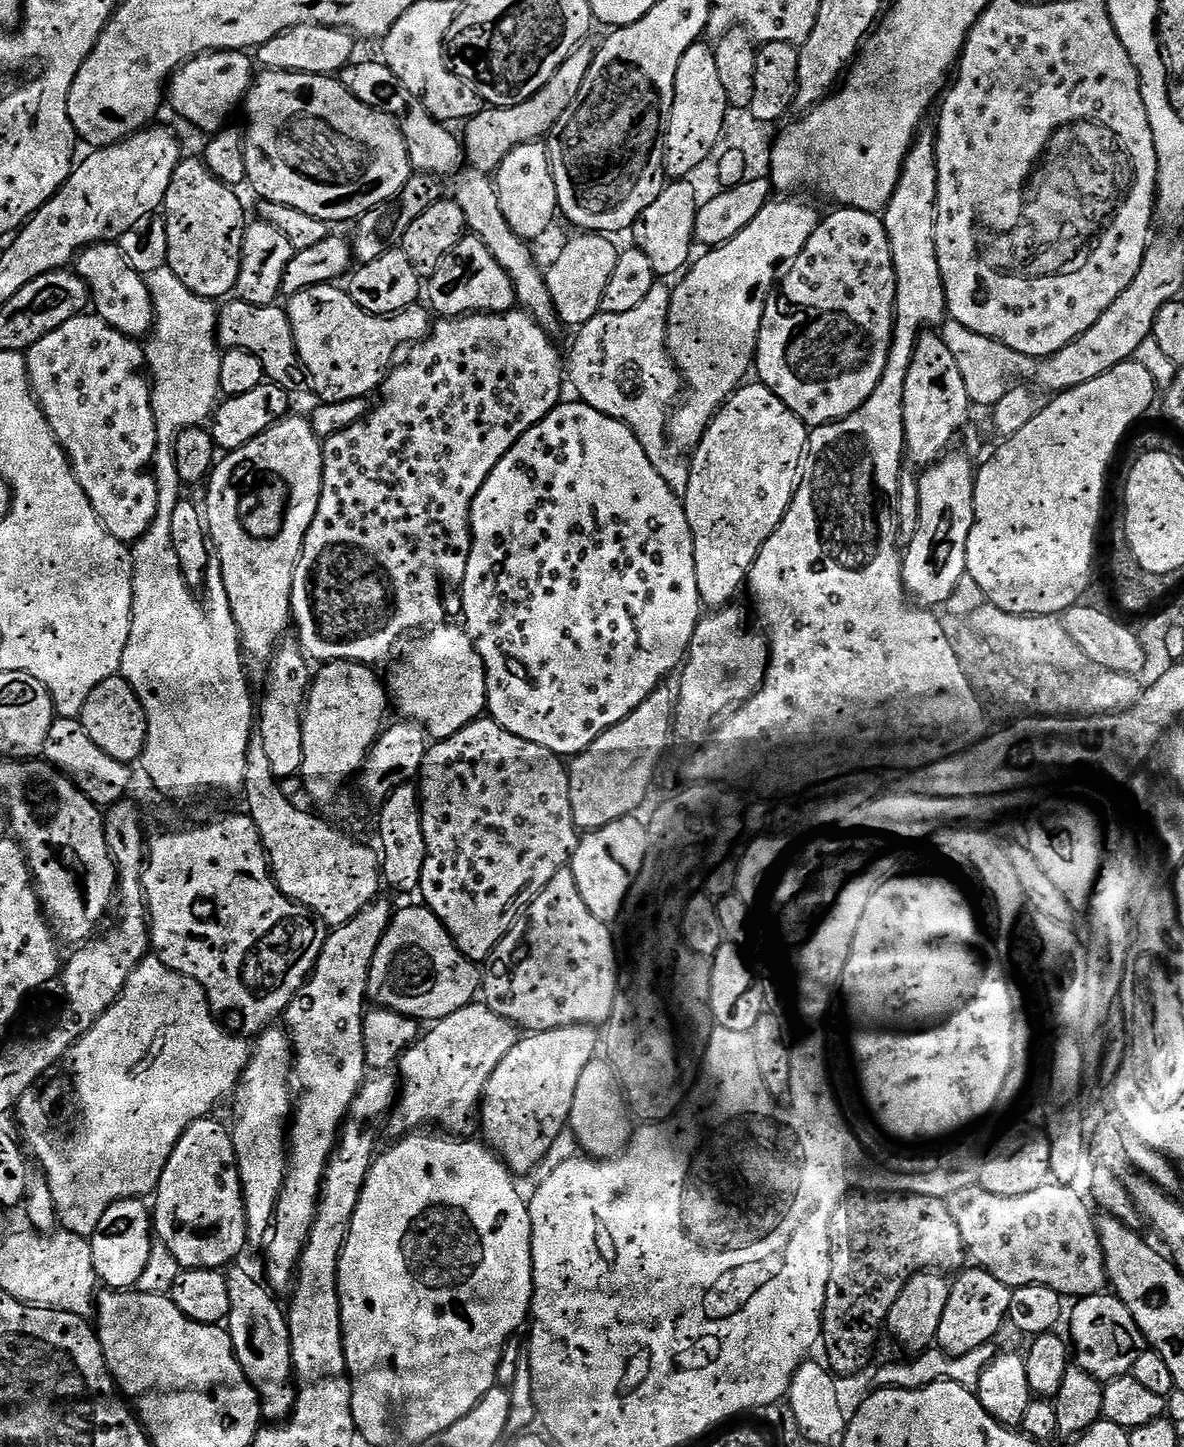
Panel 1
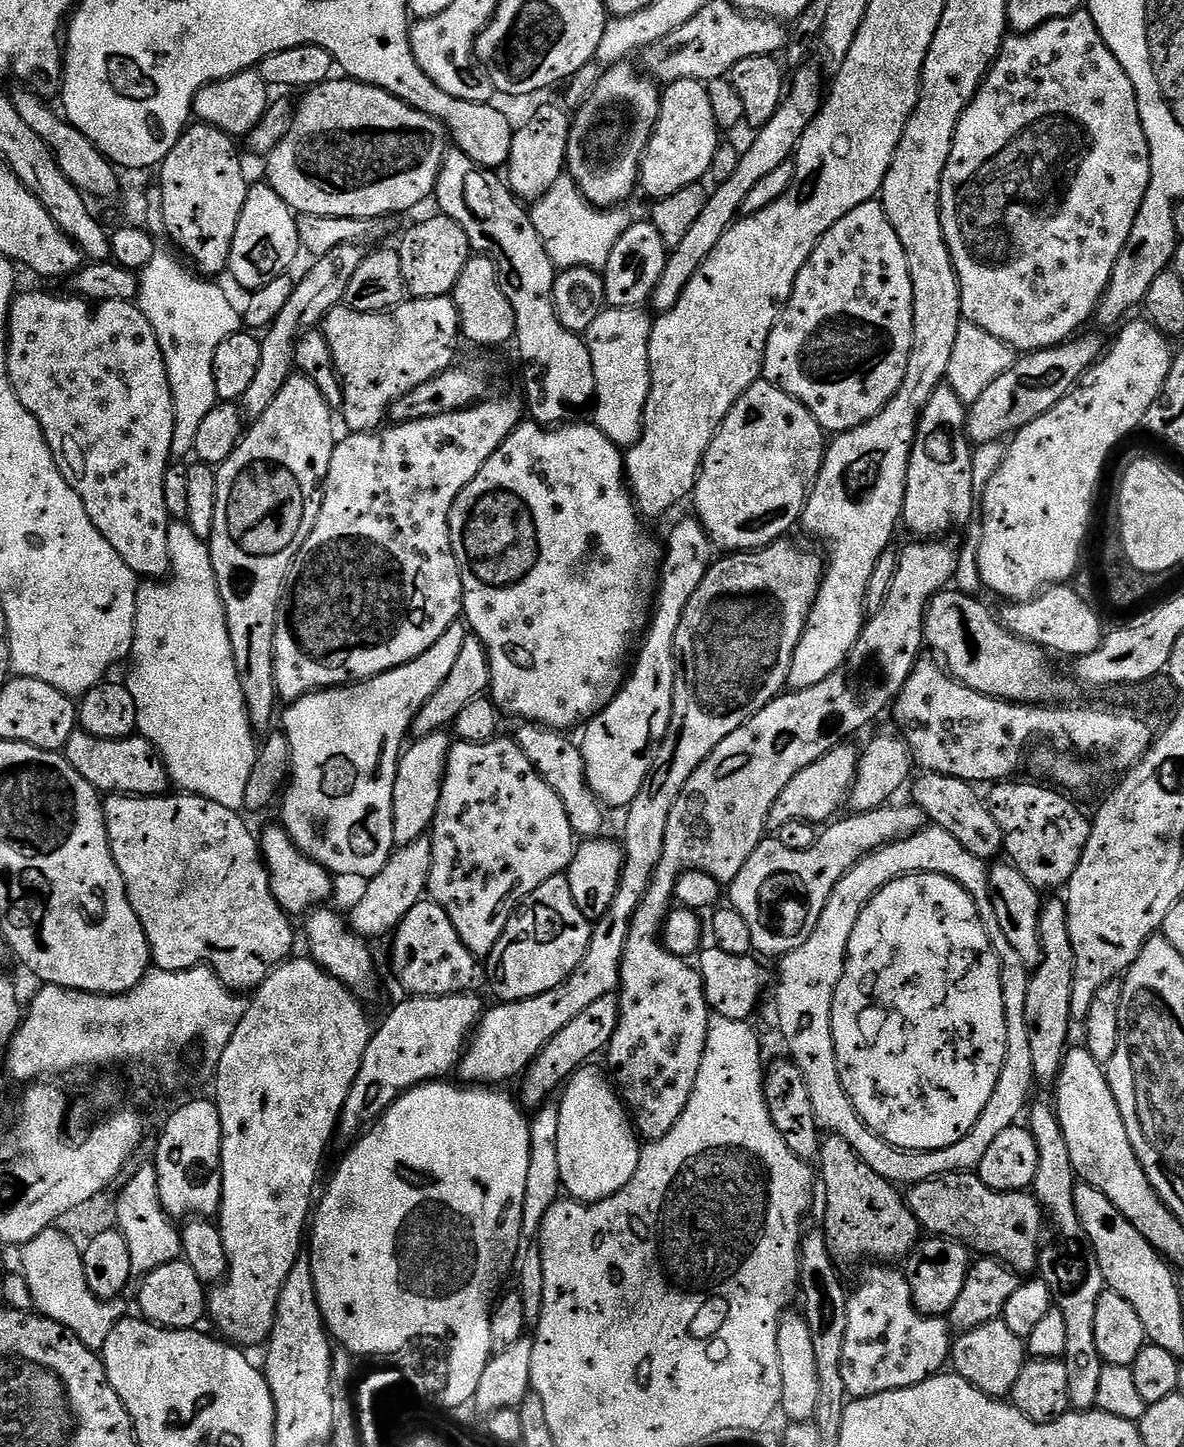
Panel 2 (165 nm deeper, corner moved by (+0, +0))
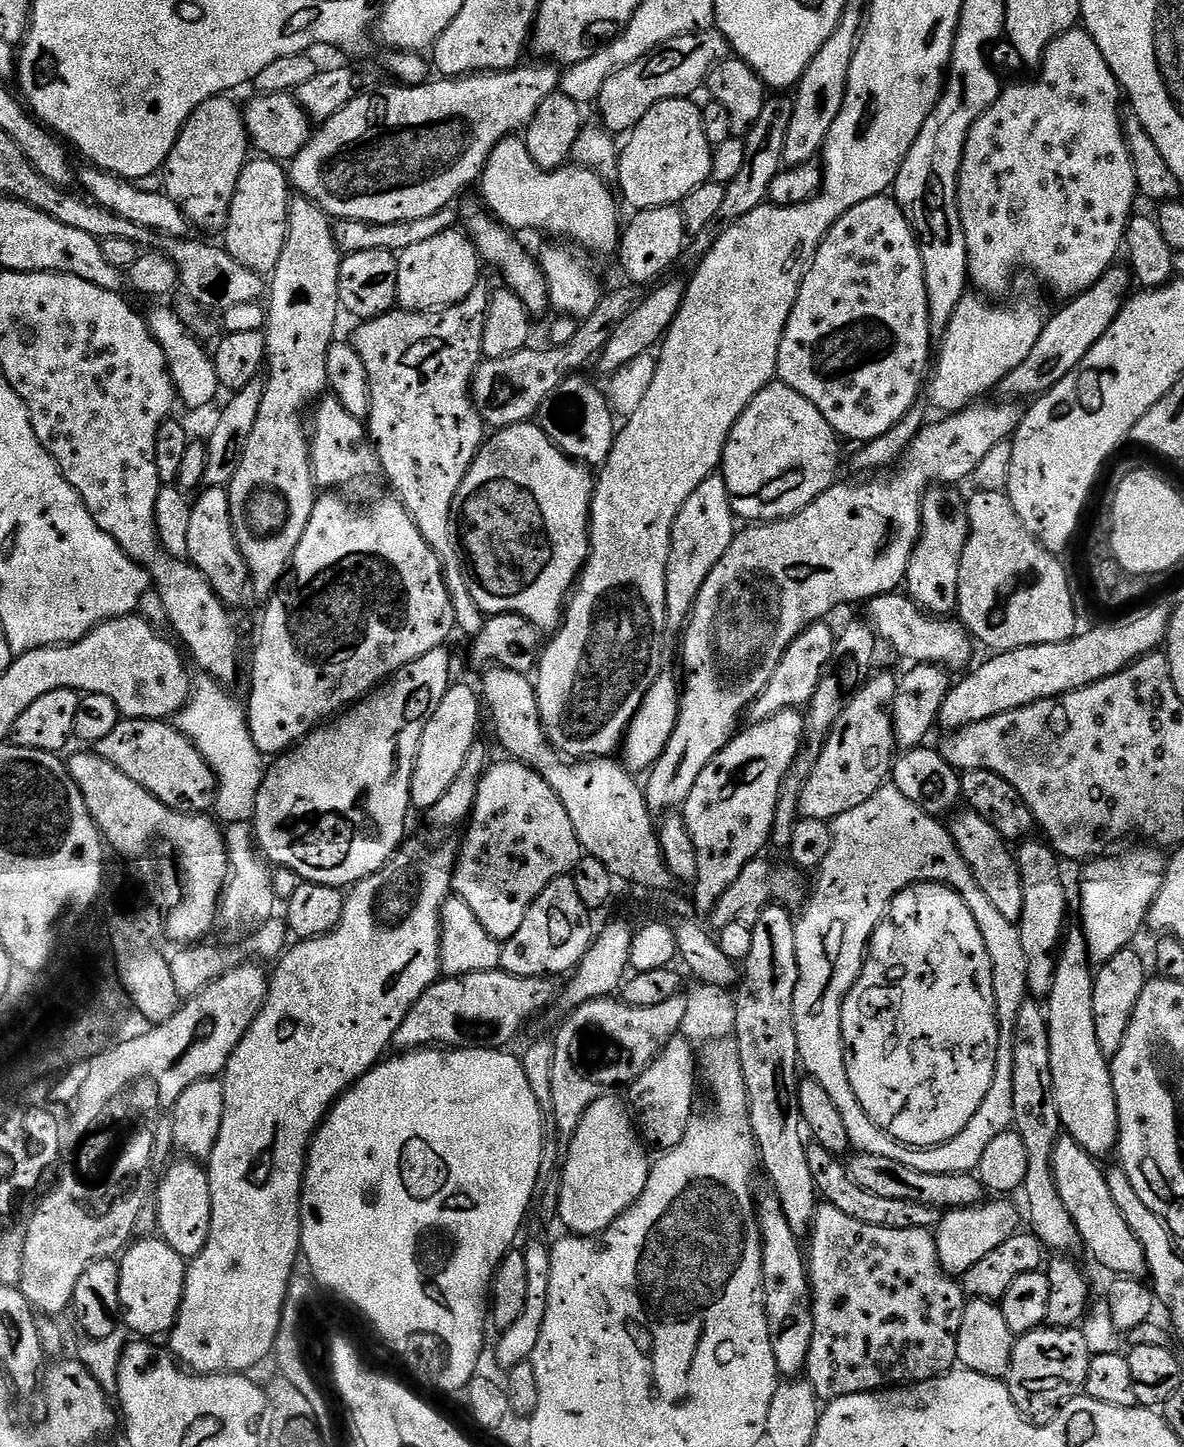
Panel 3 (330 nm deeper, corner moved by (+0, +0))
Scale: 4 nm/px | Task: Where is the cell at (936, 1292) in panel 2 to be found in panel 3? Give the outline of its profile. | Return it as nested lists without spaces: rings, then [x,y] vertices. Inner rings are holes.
[[[992,1198],[970,1208],[954,1208],[941,1215],[939,1224],[934,1229],[936,1249],[940,1264],[953,1278],[963,1277],[970,1266],[982,1262],[986,1254],[990,1254],[1006,1242],[1006,1238],[1017,1235],[1022,1224],[1022,1216],[1016,1213],[1016,1208],[1008,1198]]]

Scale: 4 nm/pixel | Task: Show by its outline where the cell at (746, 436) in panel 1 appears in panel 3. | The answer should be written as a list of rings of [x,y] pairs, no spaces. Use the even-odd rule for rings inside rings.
[[[768,384],[756,395],[754,402],[746,406],[738,422],[734,422],[724,447],[722,475],[732,496],[733,513],[744,522],[785,520],[798,514],[831,488],[837,479],[836,471],[840,468],[839,443],[841,441],[830,422],[818,414],[818,406],[814,406],[814,402],[806,402],[798,390],[790,390],[790,386],[785,384]]]

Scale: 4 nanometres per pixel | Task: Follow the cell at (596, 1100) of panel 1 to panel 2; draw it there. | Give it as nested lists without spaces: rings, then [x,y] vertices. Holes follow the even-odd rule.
[[[595,1064],[584,1065],[569,1077],[563,1089],[562,1100],[558,1102],[558,1170],[563,1191],[571,1199],[581,1204],[597,1204],[599,1200],[610,1198],[634,1178],[634,1170],[638,1170],[640,1161],[641,1137],[635,1130],[631,1115],[620,1099],[615,1085],[609,1075]]]

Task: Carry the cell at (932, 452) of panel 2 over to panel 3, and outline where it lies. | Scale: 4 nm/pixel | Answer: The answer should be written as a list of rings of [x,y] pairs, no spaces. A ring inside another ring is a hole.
[[[936,486],[924,497],[920,540],[912,552],[908,573],[904,575],[907,595],[921,610],[941,618],[948,618],[957,611],[958,566],[970,530],[968,502],[952,486]]]

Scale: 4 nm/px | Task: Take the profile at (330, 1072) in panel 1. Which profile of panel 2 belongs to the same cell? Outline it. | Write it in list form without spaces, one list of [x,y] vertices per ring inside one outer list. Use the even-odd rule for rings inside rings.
[[[427,835],[419,836],[414,842],[401,844],[392,853],[392,857],[382,866],[377,876],[371,877],[360,896],[360,901],[352,908],[350,927],[357,936],[373,938],[387,937],[398,927],[402,918],[417,904],[425,899],[428,891],[428,875],[432,861],[432,842]]]

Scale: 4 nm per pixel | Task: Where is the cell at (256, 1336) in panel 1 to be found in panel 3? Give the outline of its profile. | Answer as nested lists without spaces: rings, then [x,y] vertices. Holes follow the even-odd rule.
[[[180,1158],[163,1169],[164,1177],[159,1177],[154,1188],[154,1207],[159,1239],[168,1243],[177,1254],[191,1258],[200,1253],[210,1238],[210,1182],[208,1173],[197,1161]]]

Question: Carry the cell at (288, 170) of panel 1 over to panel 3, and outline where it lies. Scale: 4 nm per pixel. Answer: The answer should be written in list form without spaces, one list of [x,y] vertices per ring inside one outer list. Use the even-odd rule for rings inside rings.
[[[540,62],[537,68],[524,67],[517,66],[511,68],[508,72],[486,72],[470,76],[457,76],[455,78],[436,78],[436,81],[433,79],[431,82],[423,84],[395,86],[396,88],[388,88],[385,92],[372,90],[363,96],[354,98],[354,102],[350,102],[350,106],[345,106],[343,110],[338,110],[338,114],[334,114],[334,118],[330,118],[325,124],[319,125],[308,140],[308,145],[291,160],[291,187],[299,195],[306,197],[307,200],[323,208],[329,217],[336,220],[361,220],[371,224],[401,224],[407,220],[430,218],[430,214],[449,207],[453,203],[452,199],[463,188],[468,188],[471,184],[473,187],[479,181],[481,174],[484,173],[488,156],[494,150],[494,146],[500,140],[527,129],[528,123],[534,118],[534,114],[538,114],[538,106],[542,106],[542,102],[546,102],[546,98],[551,92],[559,89],[562,75],[559,67],[553,66],[548,62]]]

